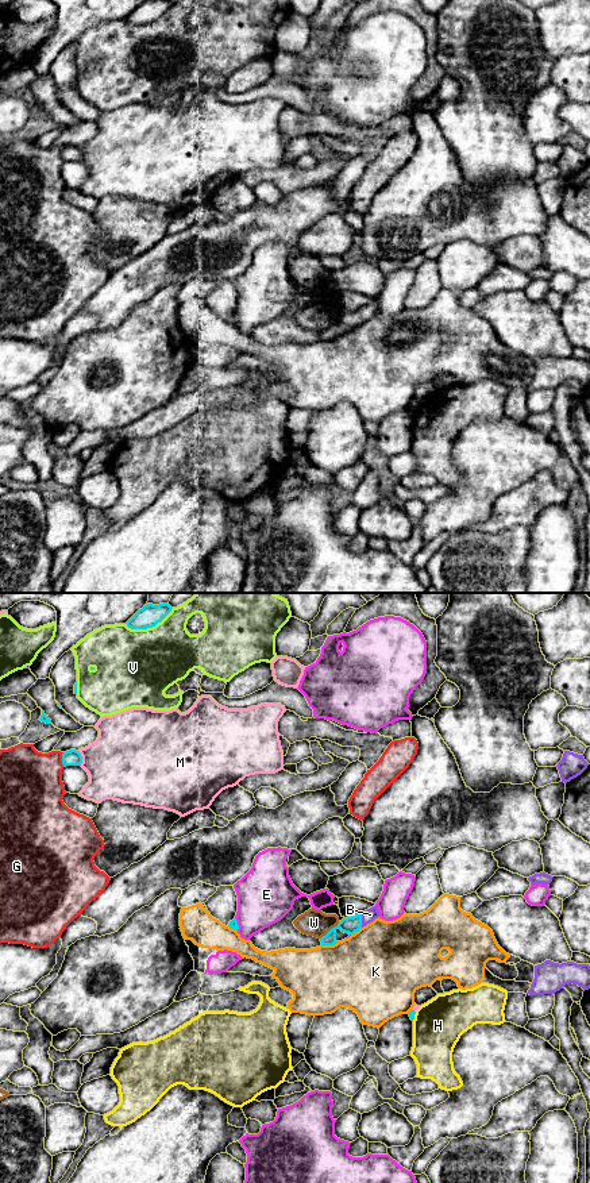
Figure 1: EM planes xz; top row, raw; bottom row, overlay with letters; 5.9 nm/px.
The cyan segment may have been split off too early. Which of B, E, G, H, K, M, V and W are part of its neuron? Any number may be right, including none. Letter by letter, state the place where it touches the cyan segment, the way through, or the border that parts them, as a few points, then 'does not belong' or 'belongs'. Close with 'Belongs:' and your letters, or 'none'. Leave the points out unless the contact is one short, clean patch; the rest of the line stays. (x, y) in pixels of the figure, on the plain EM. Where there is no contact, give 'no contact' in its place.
B: contact xz (361, 315); way xz (350, 320), (361, 315), (370, 309); belongs
E: contact xz (236, 319); does not belong
G: contact xz (62, 154); does not belong
H: contact xz (413, 411); does not belong
K: contact xz (330, 339); does not belong
M: contact xz (81, 153); does not belong
V: contact xz (149, 22); does not belong
W: contact xz (331, 324); does not belong
Belongs: B

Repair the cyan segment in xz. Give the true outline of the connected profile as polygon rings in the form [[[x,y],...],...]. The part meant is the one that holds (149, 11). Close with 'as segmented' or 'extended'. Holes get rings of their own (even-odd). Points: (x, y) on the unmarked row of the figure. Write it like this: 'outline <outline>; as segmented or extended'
outline [[[144,0],[126,19],[131,24],[147,24],[161,18],[170,7],[170,0]]]; as segmented

